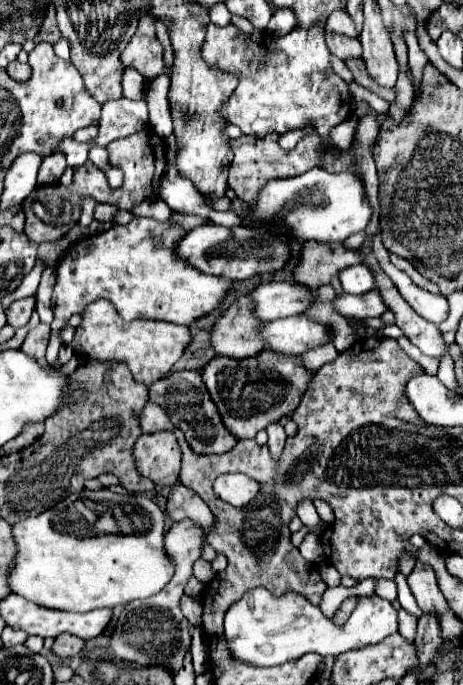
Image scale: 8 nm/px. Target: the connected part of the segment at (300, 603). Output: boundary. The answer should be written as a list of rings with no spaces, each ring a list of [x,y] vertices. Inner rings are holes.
[[[252,589],[226,613],[226,641],[232,649],[232,655],[256,667],[282,665],[310,651],[320,653],[322,657],[338,657],[340,653],[346,653],[350,649],[374,645],[396,631],[398,613],[390,605],[390,601],[378,595],[358,597],[358,607],[342,627],[326,619],[322,611],[316,605],[310,605],[306,599],[294,593],[274,597],[266,589]]]

